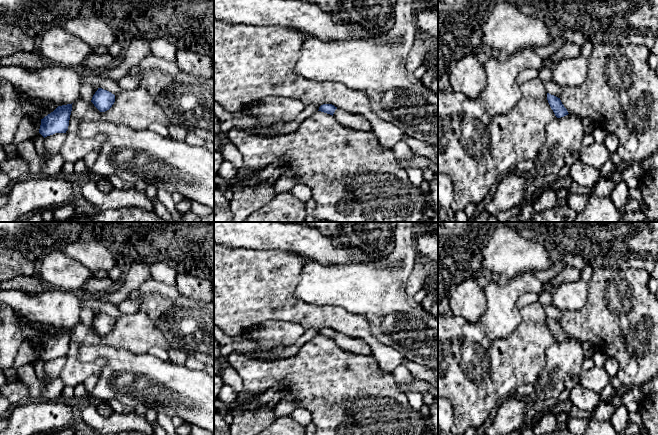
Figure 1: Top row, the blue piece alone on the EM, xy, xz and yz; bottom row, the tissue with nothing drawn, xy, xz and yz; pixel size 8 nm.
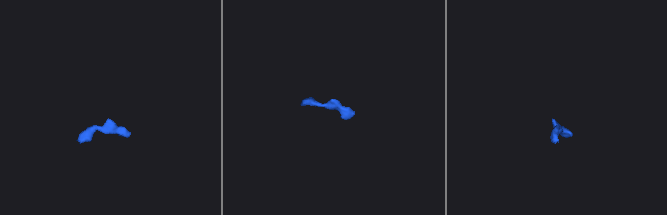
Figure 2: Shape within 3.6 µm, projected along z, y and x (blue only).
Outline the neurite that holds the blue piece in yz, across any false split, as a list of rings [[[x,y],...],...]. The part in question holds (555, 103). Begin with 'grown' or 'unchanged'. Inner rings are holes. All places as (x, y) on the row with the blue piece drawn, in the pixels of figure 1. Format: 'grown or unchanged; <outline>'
unchanged; [[[547,93],[547,100],[557,118],[561,118],[569,114],[560,98]]]

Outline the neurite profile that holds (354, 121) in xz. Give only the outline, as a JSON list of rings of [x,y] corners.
[[[337,108],[333,117],[343,126],[360,131],[371,131],[370,123],[360,115],[348,113],[343,109]]]

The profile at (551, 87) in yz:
[[[552,79],[544,82],[544,86],[545,86],[547,93],[559,98],[560,93],[561,93],[561,86],[556,84]]]

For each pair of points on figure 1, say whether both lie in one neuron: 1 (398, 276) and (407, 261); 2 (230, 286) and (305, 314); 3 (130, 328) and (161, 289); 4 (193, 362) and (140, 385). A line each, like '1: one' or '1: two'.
1: one
2: one
3: two
4: two

